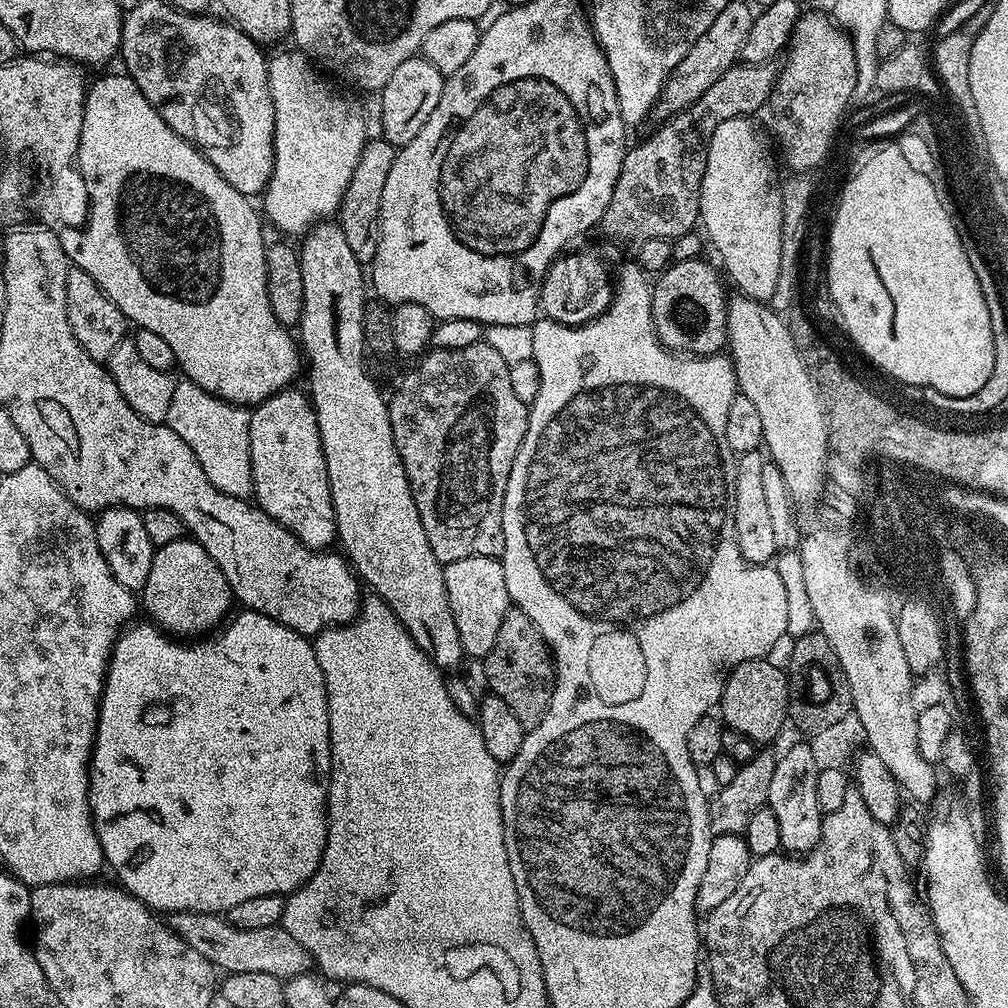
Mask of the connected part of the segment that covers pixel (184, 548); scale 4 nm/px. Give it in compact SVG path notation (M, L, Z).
M181 538L153 551L150 578L146 578L142 593L142 608L148 611L147 619L156 627L176 638L198 638L219 629L225 623L231 604L234 604L234 597L226 582L226 574L218 570L218 562L206 554L199 540Z

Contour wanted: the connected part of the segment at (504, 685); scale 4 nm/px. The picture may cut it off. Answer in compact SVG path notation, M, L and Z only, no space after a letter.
M509 607L502 618L502 626L498 626L498 638L494 638L494 646L490 646L490 654L483 657L482 664L488 679L487 691L510 706L525 730L538 726L550 706L556 685L556 666L538 626L534 626L521 608Z

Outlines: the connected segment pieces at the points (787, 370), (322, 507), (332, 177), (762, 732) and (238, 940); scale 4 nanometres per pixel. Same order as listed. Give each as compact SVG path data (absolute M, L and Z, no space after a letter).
M733 295L728 306L728 342L739 395L750 398L762 421L762 444L770 460L782 472L791 499L797 505L812 504L824 495L824 467L830 461L828 420L802 358L794 346L785 317L767 303L751 296Z
M296 386L275 392L268 399L251 409L250 418L250 462L252 463L252 493L255 507L264 511L274 522L290 530L307 548L324 550L331 540L337 539L336 515L328 485L326 458L322 454L322 442L318 430L318 418L312 401Z
M280 52L268 60L268 85L274 102L274 170L268 187L262 193L262 212L267 223L279 228L281 233L307 233L315 224L335 217L344 200L346 186L354 178L354 170L362 158L362 150L368 143L366 125L363 122L363 106L359 99L343 96L327 75L319 76L317 65L303 52Z
M761 658L739 664L729 674L718 705L723 723L754 742L774 739L783 730L784 720L786 724L789 719L788 678L781 665L779 668L770 661L771 659Z
M174 912L167 917L166 923L173 932L186 942L186 946L194 946L202 958L206 958L221 973L231 974L274 974L274 978L287 982L298 975L311 973L314 968L312 955L287 932L282 926L266 930L242 930L228 923L223 915L210 912Z

